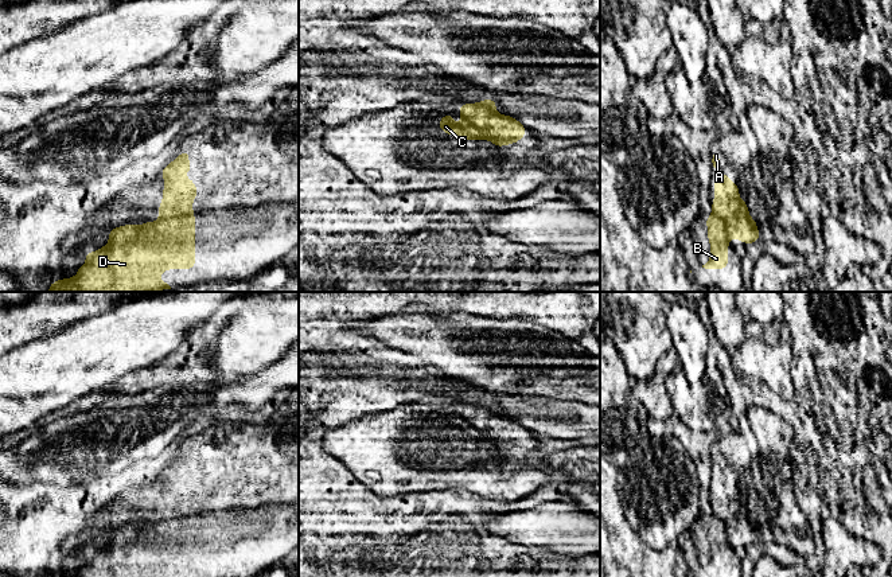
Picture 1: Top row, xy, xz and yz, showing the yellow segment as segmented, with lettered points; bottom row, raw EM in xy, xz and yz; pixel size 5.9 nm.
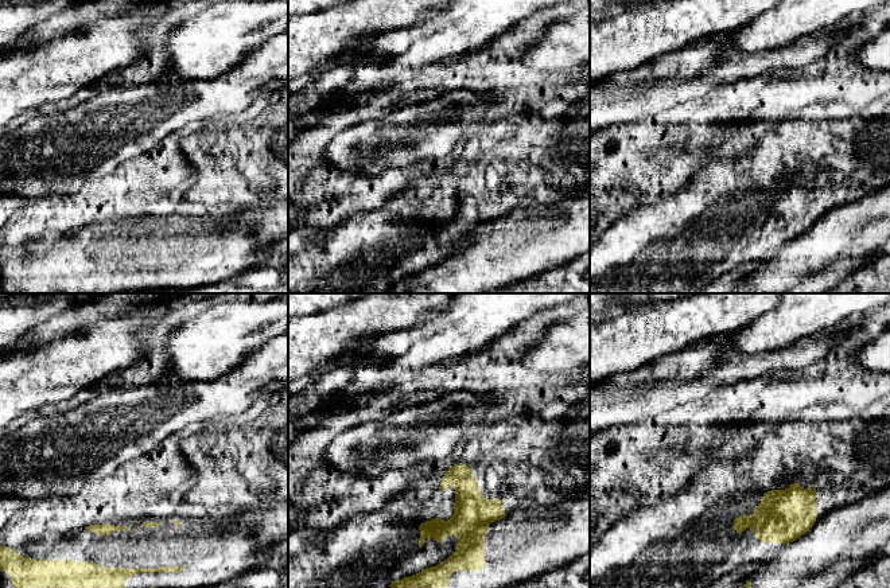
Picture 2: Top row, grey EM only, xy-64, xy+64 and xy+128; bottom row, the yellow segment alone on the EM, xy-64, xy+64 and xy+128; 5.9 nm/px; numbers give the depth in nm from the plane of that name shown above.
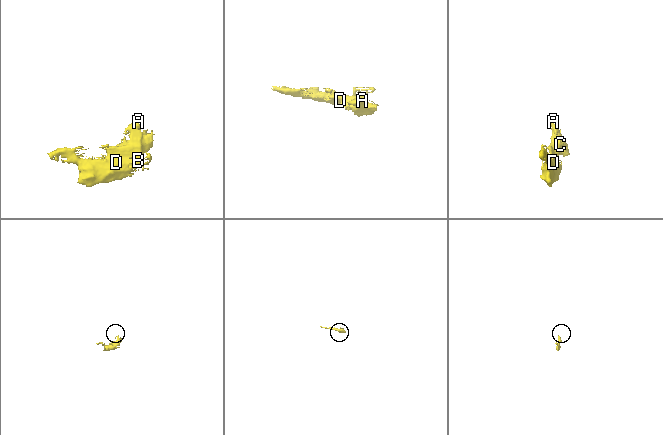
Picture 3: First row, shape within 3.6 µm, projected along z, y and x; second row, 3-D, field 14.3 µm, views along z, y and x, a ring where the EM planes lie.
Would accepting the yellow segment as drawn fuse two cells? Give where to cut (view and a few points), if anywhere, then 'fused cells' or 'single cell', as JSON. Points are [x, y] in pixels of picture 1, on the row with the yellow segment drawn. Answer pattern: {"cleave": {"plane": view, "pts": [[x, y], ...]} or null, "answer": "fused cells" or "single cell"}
{"cleave": {"plane": "xy", "pts": [[193, 213], [160, 219]]}, "answer": "fused cells"}

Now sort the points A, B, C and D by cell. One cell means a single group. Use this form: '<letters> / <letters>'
A C / B D

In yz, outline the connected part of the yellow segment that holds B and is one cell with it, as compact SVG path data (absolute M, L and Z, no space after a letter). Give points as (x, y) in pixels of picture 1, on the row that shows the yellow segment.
M714 214L706 219L708 239L710 242L710 260L702 265L705 269L727 269L728 268L728 229L724 221Z

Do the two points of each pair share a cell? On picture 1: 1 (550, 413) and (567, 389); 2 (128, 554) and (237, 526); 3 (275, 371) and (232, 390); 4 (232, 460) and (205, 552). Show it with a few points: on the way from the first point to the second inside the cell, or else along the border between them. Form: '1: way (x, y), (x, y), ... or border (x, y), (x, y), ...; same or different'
1: border (549, 397), (571, 398), (585, 404); different
2: way (155, 554), (176, 554), (210, 548); same
3: way (264, 382), (256, 390), (242, 390); same
4: border (250, 509), (219, 510); different

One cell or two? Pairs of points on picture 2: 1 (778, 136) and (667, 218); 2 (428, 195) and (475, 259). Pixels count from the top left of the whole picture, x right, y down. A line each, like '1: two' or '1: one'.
1: one
2: two

